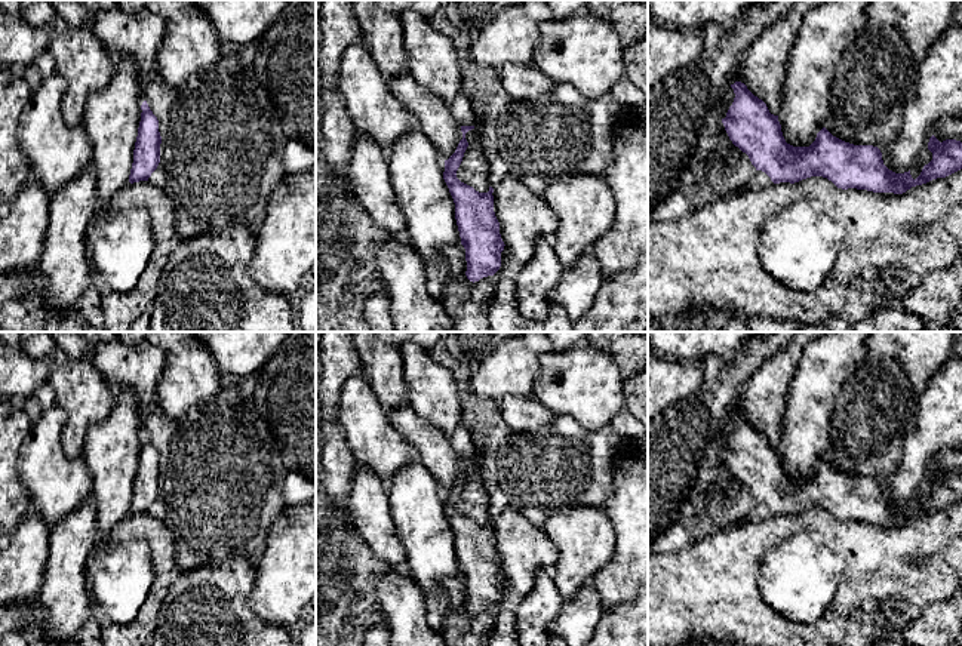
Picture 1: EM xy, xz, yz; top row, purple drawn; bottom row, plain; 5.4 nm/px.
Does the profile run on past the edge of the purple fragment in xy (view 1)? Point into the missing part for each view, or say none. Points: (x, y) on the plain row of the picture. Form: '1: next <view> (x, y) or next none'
1: next none

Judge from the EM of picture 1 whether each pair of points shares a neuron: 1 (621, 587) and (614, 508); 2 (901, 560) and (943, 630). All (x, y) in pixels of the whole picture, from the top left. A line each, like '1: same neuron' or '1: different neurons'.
1: same neuron
2: different neurons

